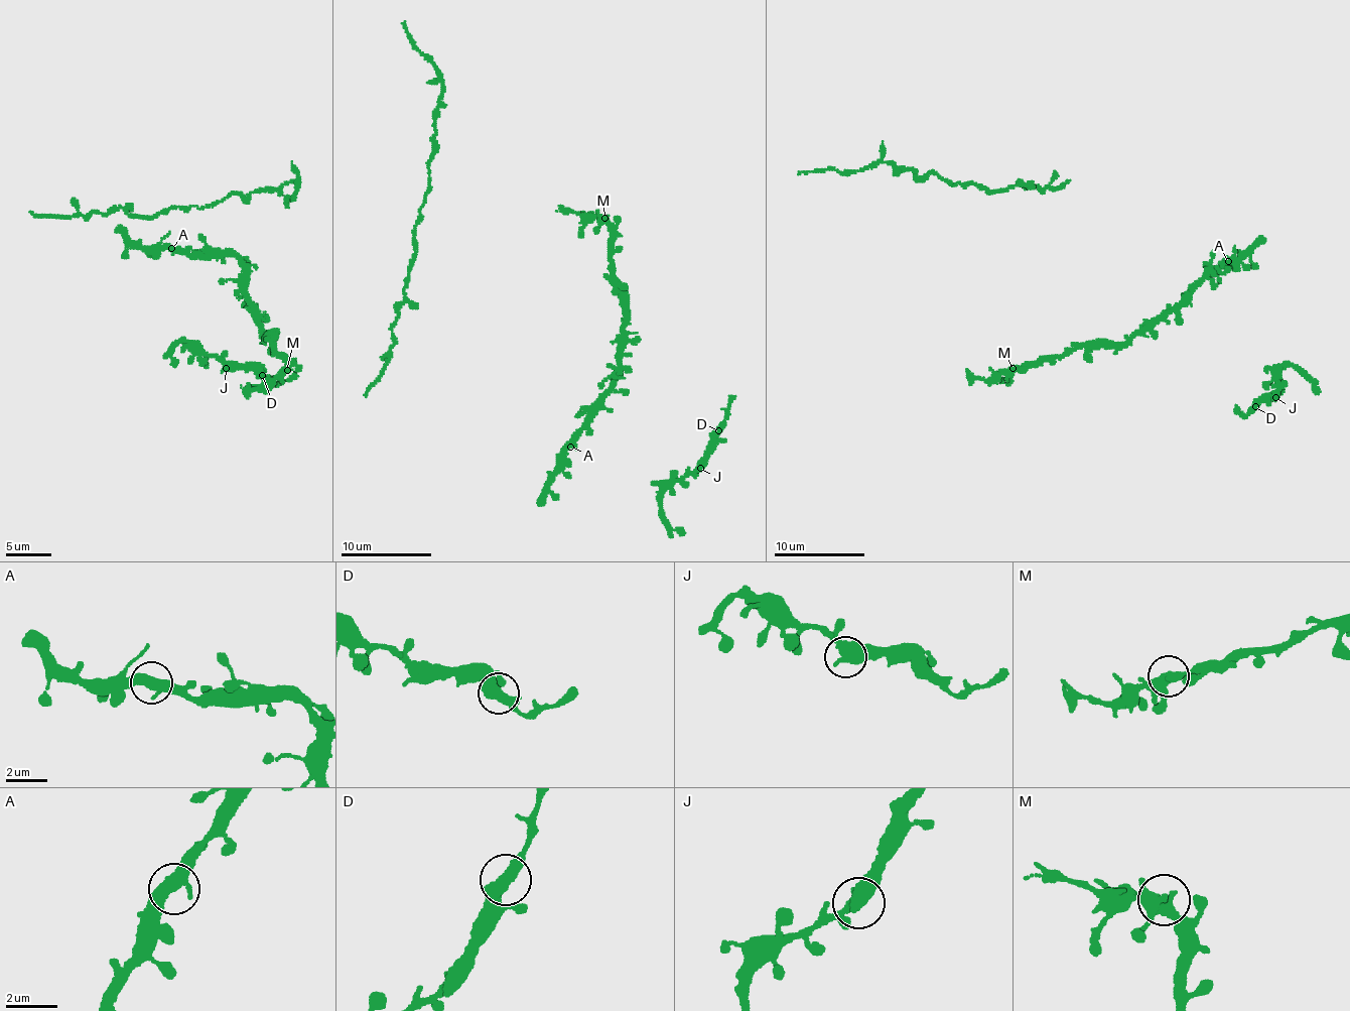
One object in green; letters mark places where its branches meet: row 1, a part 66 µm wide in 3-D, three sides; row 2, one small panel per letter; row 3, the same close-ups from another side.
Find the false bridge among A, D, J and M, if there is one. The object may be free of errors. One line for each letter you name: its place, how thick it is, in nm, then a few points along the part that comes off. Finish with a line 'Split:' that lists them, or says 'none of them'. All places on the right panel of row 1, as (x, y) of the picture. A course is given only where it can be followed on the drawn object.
Split: none of them

